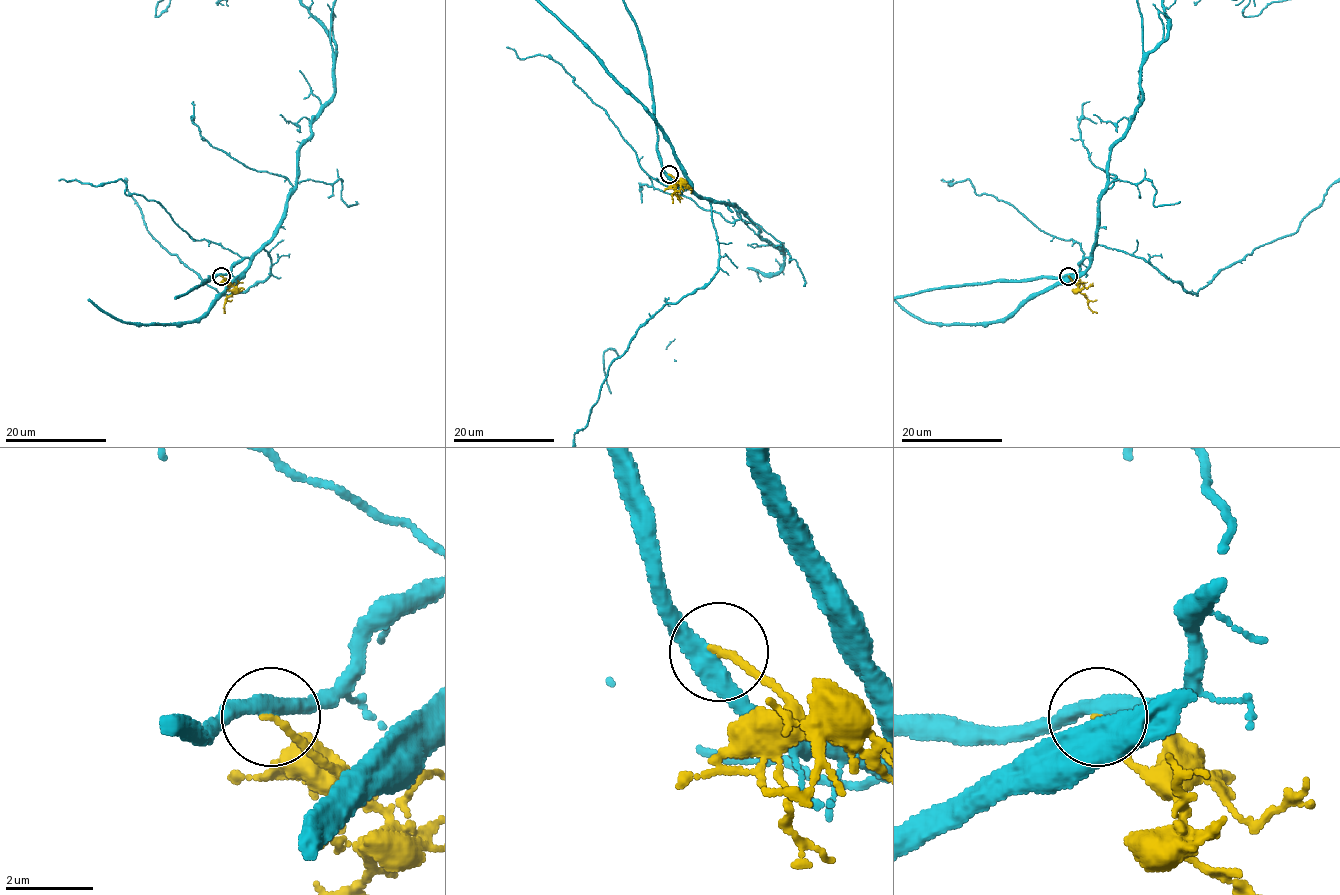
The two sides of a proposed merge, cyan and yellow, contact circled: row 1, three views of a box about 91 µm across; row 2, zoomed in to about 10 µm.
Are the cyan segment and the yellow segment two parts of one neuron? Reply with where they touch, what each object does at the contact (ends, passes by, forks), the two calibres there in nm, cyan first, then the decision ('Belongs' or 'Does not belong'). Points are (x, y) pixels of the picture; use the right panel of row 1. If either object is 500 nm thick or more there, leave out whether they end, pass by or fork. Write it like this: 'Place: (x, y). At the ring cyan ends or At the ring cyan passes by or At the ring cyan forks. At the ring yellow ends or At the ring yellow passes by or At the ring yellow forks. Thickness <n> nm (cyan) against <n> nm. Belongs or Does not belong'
Place: (1068, 276). At the ring cyan passes by. At the ring yellow ends. Thickness 400 nm (cyan) against 150 nm. Does not belong

